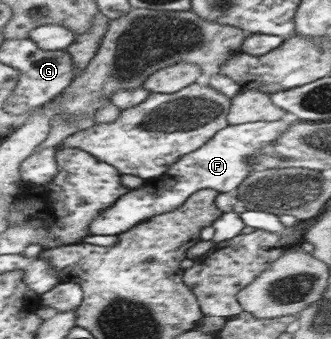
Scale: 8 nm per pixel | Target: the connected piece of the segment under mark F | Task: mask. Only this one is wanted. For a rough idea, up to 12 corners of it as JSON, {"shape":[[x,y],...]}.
{"shape":[[281,120],[224,127],[90,223],[120,236],[202,189],[234,194]]}

